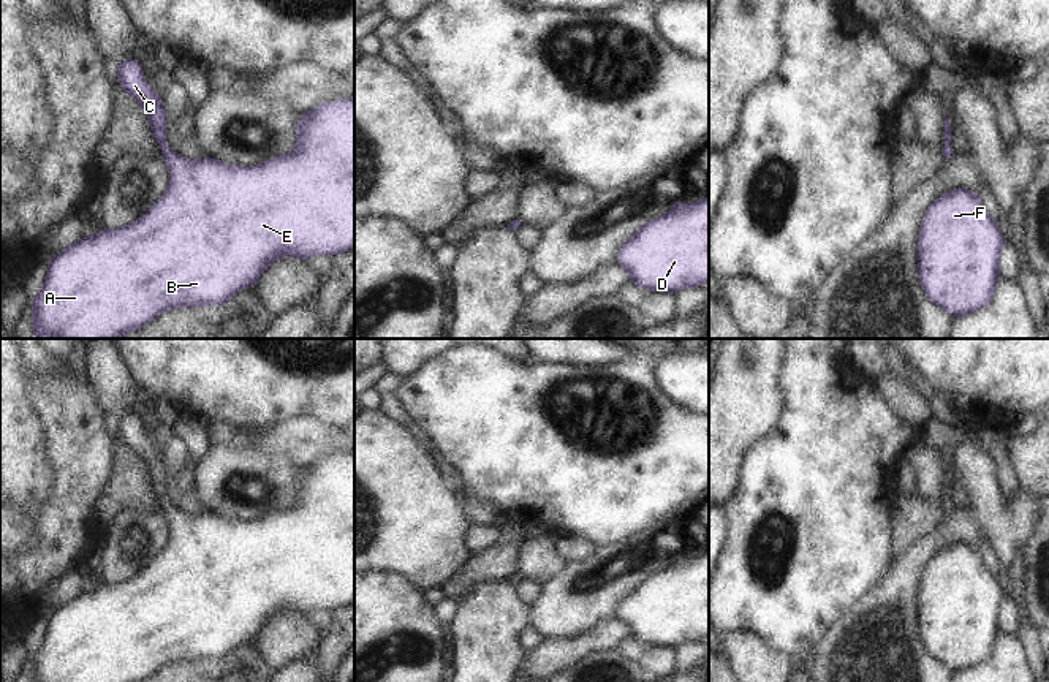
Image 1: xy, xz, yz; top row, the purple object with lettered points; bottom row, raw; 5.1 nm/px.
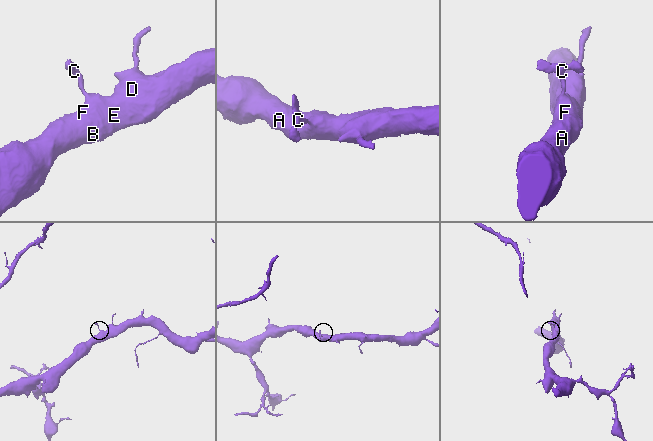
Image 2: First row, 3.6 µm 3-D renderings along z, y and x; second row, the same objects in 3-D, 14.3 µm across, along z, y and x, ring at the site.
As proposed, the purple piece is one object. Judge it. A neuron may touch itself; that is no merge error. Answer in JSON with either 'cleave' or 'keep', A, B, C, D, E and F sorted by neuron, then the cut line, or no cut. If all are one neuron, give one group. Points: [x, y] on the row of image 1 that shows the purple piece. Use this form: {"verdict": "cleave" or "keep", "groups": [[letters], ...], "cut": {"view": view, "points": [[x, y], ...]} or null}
{"verdict": "keep", "groups": [["A", "B", "C", "D", "E", "F"]], "cut": null}

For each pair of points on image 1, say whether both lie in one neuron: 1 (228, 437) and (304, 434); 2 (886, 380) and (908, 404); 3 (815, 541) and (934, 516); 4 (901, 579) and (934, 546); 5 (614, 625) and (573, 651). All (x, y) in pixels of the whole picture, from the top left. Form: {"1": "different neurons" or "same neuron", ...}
{"1": "same neuron", "2": "same neuron", "3": "different neurons", "4": "same neuron", "5": "same neuron"}

